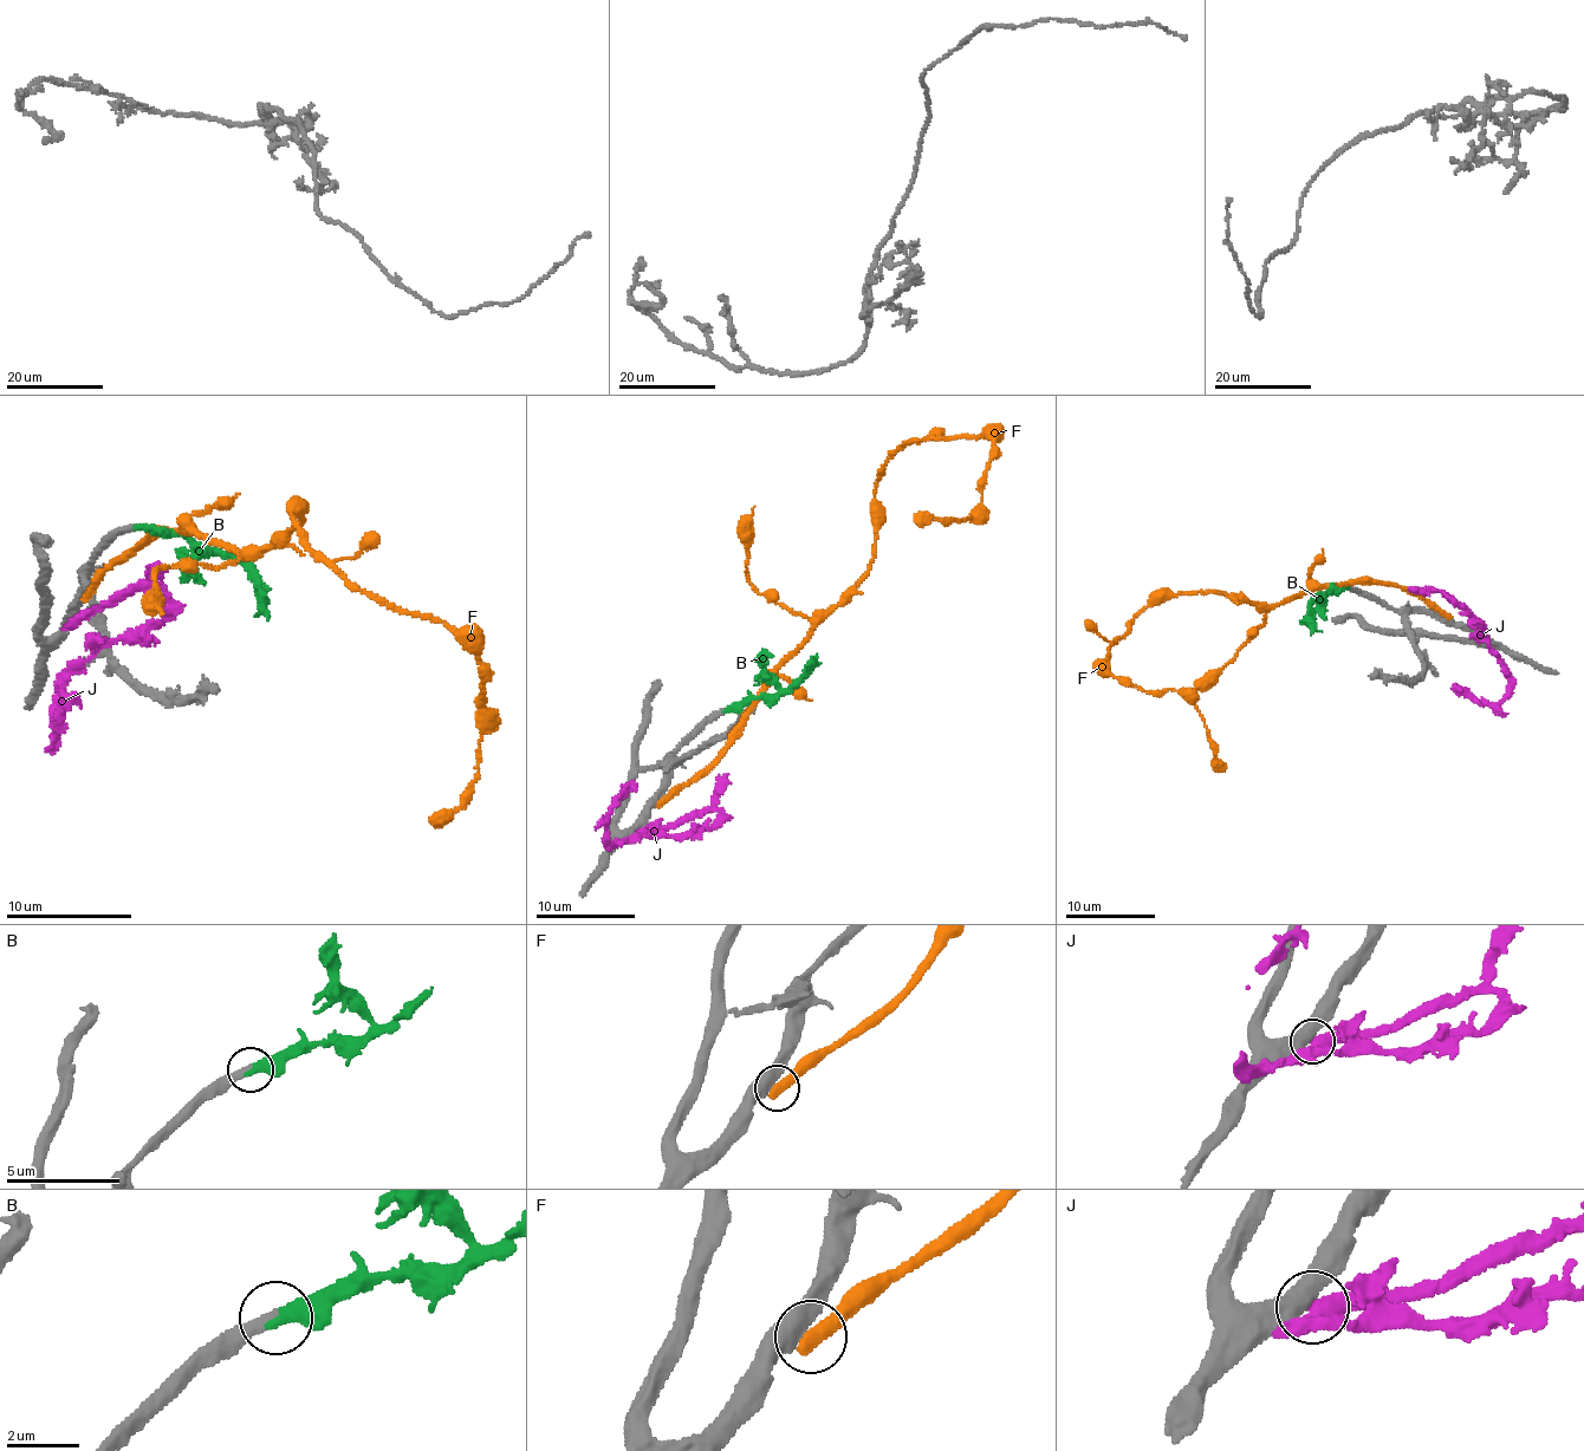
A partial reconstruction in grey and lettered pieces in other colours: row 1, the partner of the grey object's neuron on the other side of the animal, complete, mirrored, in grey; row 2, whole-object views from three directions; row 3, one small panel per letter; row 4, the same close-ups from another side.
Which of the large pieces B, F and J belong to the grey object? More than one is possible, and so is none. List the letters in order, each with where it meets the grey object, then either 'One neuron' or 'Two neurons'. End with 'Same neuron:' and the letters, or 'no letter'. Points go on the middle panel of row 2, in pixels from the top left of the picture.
B: Touches grey at (727, 709). One neuron
F: Touches grey at (660, 802). Two neurons
J: Touches grey at (638, 832). Two neurons
Same neuron: B

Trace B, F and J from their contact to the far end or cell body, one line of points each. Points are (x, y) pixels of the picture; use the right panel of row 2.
B: (1345, 587), (1335, 584), (1312, 602), (1311, 635)
F: (1447, 616), (1400, 587), (1349, 580), (1270, 605), (1211, 592), (1155, 600), (1103, 667), (1187, 697), (1222, 769)
J: (1479, 630), (1447, 594), (1484, 631), (1503, 665), (1508, 693), (1497, 703), (1481, 703), (1454, 684)

